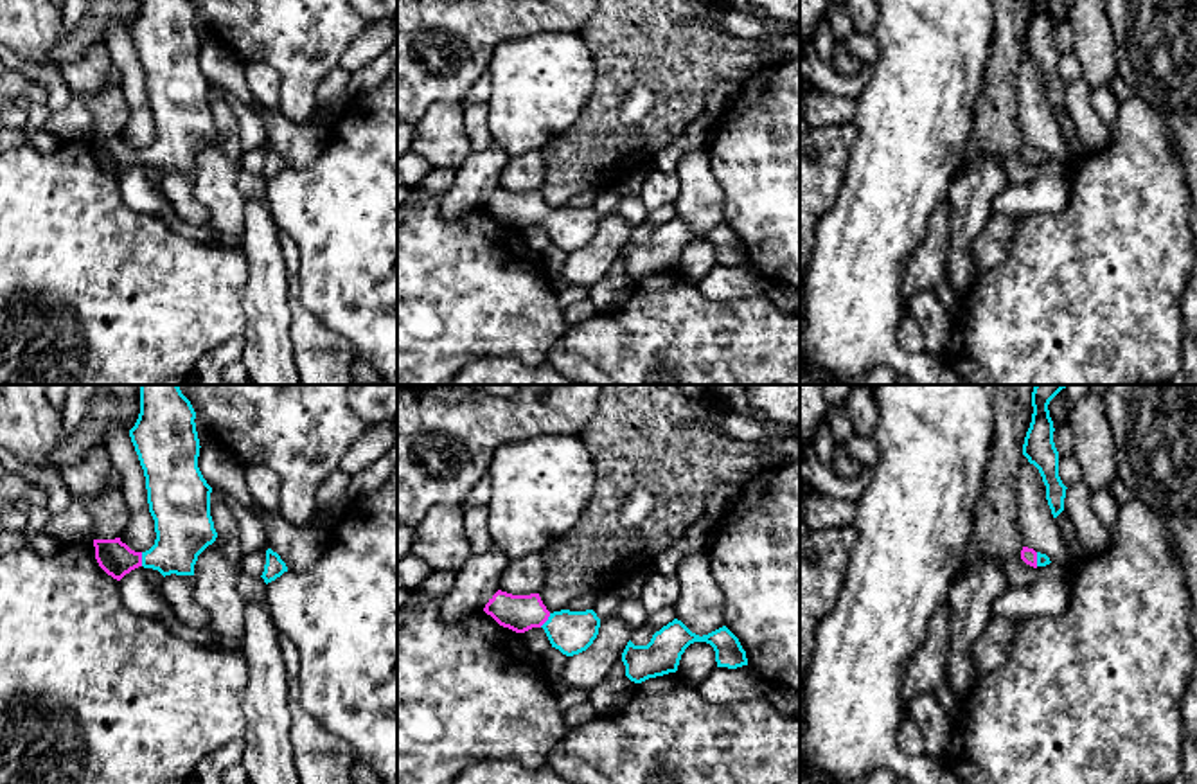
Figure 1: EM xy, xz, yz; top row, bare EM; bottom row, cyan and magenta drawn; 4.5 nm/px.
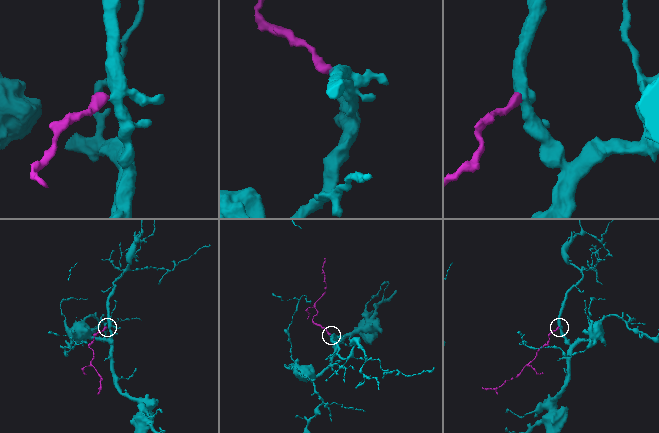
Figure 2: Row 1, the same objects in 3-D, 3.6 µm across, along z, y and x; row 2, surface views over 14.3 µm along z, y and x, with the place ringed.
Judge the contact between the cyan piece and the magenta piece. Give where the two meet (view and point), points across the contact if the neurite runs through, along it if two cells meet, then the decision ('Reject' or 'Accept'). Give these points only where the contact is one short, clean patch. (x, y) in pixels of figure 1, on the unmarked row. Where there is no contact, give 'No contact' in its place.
Touches cyan at xy (142, 157). Path across: xy (184, 124), (153, 155), (142, 157), (115, 155). Accept

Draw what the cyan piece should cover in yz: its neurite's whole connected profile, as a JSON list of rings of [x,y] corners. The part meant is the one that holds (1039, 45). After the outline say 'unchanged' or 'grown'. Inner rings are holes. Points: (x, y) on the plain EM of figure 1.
[[[1032,0],[1032,20],[1024,34],[1023,52],[1033,61],[1046,83],[1046,97],[1053,115],[1064,108],[1066,83],[1059,74],[1059,49],[1053,40],[1053,18],[1050,0]]]; unchanged

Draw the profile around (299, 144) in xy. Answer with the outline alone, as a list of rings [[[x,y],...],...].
[[[257,106],[266,124],[266,144],[280,153],[289,169],[304,171],[318,160],[329,142],[329,129],[318,124],[297,124],[280,110]]]

